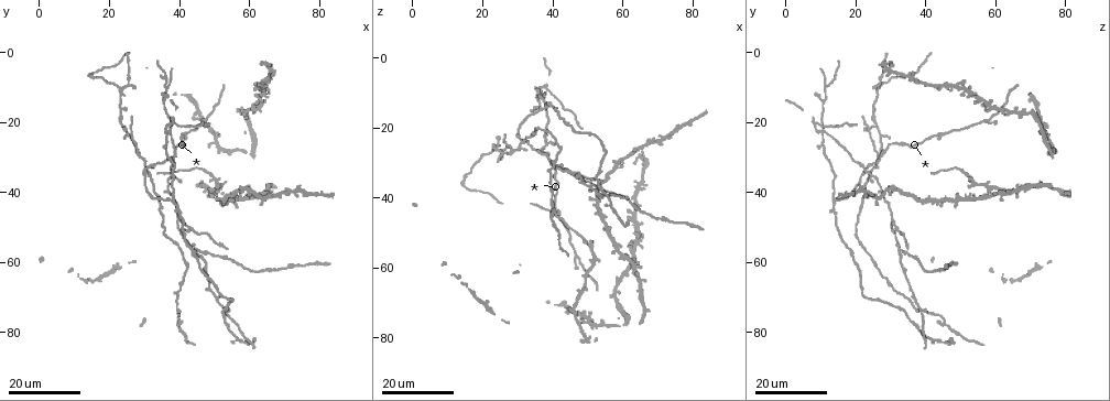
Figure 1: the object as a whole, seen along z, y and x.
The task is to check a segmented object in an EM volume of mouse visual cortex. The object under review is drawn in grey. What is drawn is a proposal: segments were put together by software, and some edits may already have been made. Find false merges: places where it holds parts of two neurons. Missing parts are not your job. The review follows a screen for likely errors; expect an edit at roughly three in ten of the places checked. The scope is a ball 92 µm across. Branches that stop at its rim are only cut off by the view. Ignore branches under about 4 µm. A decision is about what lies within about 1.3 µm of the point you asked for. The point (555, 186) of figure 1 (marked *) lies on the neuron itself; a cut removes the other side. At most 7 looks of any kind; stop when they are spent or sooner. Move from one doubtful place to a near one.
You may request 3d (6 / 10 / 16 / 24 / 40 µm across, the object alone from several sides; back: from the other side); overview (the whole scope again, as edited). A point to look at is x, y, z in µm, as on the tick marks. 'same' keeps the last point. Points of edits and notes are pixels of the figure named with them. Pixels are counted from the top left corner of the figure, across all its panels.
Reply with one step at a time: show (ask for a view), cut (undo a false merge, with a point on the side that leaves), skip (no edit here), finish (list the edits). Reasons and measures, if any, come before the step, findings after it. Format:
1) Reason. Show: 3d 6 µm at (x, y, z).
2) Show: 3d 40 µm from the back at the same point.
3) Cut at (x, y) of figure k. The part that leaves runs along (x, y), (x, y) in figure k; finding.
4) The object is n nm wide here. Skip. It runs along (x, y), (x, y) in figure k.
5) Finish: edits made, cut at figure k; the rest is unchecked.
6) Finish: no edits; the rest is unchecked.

Three-way junction. Show: 3d 16 µm at (36.0, 10.0, 11.5).

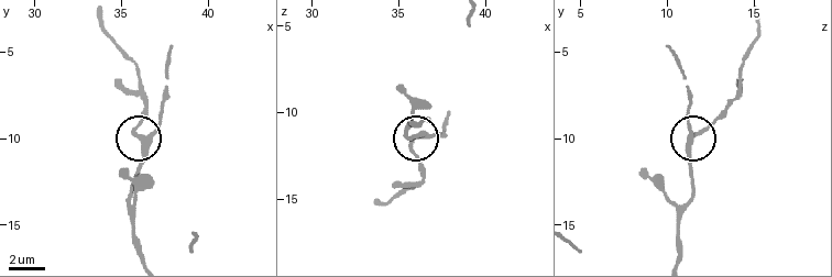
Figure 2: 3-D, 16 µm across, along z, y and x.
Zoom in. Show: 3d 6 µm at (36.2, 10.0, 11.4).

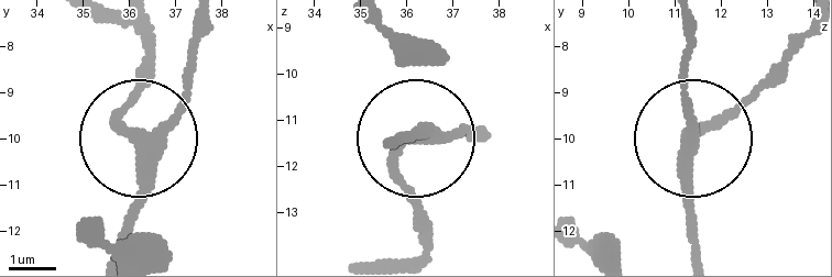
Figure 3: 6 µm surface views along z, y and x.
From behind. Show: 3d 6 µm from the back at (36.30, 10.00, 11.30).

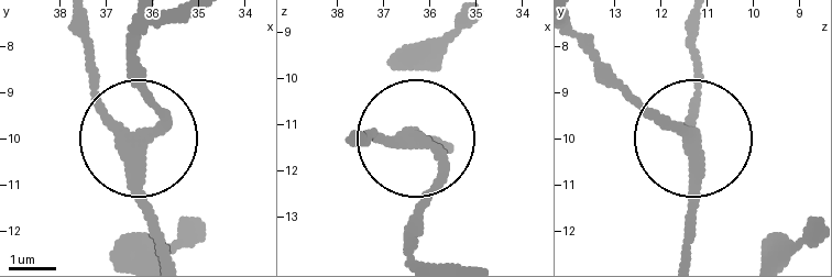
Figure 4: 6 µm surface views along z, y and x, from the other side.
The object is 280 nm wide here. Skip. It runs along (165, 250), (138, 143), (98, 96), (75, 29) in figure 4; all the same neuron.

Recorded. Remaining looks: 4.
Arms part here. Show: 3d 16 µm at (30.5, 33.0, 23.5).

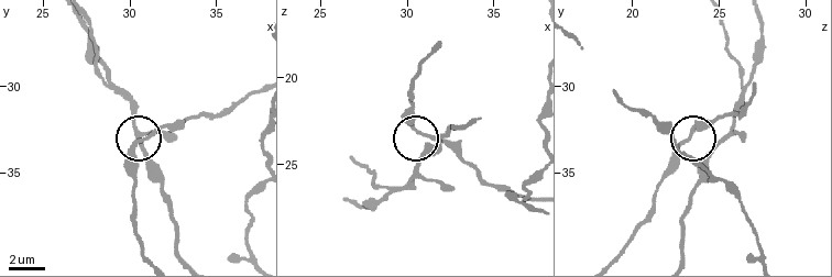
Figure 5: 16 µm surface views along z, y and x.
Show: 3d 10 µm at (30.8, 33.0, 23.1).

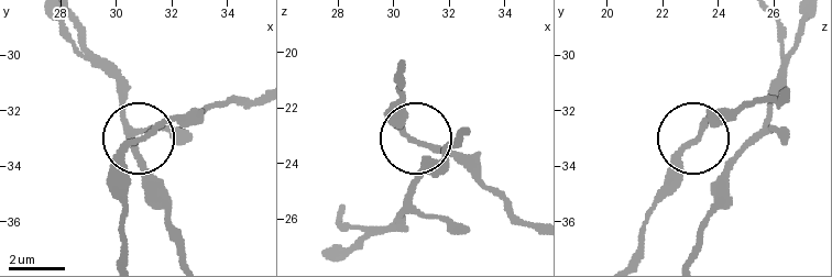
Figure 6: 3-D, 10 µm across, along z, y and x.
Show: 3d 6 µm at (30.9, 33.0, 23.2).

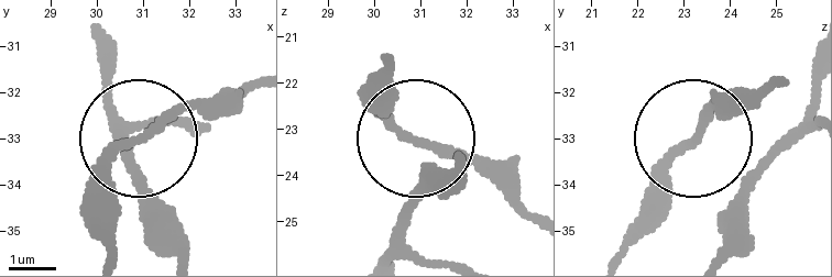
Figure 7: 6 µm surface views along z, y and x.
The side arm is 140 µm long. Skip. It runs along (774, 82), (699, 125), (746, 224) in figure 7; one neuron here.

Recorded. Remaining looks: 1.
Finish: no edits; the rest is unchecked.

